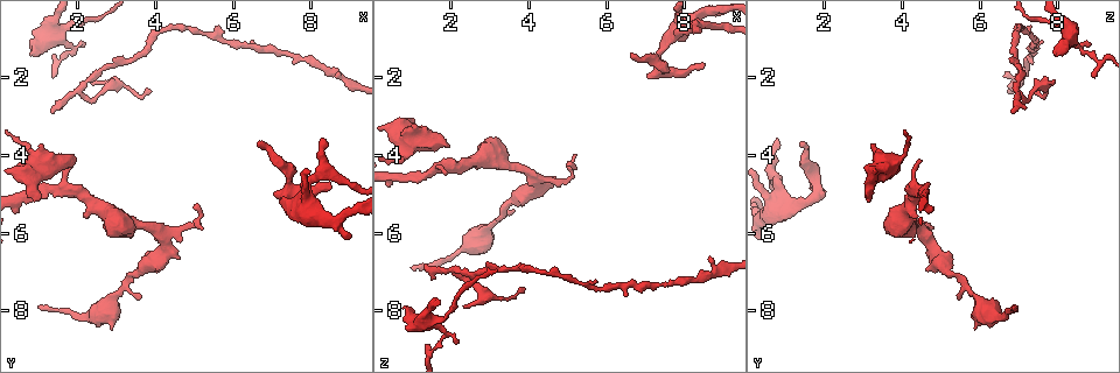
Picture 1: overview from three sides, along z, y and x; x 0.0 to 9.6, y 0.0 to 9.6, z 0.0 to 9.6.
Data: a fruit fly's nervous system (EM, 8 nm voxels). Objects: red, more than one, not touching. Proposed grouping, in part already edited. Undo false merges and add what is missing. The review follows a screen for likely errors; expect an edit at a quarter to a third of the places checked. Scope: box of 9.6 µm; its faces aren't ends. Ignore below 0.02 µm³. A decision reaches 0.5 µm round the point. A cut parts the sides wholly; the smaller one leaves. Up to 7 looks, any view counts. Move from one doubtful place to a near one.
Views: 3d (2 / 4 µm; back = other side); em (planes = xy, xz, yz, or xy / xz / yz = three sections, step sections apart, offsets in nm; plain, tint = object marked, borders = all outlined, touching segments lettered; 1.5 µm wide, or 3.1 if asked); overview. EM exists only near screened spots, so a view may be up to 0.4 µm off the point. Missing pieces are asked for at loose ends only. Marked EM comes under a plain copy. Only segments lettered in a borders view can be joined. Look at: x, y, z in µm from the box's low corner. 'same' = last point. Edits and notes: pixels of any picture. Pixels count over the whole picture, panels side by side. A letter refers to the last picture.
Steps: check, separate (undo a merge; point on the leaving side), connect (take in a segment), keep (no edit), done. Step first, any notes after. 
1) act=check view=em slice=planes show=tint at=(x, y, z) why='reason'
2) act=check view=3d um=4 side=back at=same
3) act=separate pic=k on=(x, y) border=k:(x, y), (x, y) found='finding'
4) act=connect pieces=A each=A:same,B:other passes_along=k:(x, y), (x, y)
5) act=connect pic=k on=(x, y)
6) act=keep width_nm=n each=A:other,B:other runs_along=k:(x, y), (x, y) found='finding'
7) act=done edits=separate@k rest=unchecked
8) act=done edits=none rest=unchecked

act=check view=3d um=2 side=back at=(6.55, 3.70, 1.45) why='an open end'

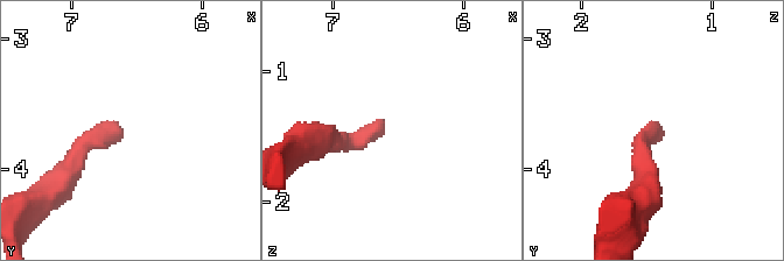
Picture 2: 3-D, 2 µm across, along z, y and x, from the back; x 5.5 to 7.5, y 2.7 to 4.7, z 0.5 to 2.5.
act=check view=em slice=planes show=borders at=(6.62, 3.70, 1.40)

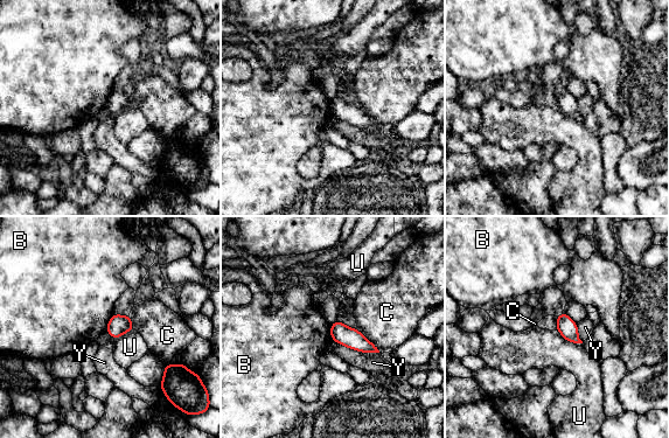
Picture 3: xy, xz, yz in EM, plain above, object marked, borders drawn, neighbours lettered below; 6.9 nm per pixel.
act=keep each=B:other,C:other,U:other,Y:other border=3:(113, 314), (105, 329) found='none of them fits'

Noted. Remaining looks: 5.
act=check view=em slice=planes show=borders at=(0.90, 5.25, 3.15) why='branch stops here'

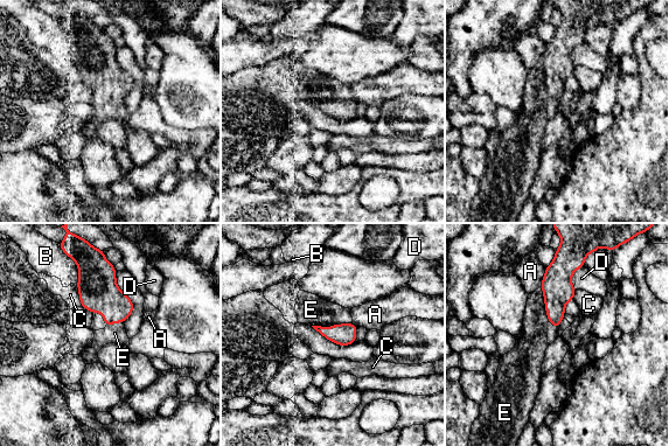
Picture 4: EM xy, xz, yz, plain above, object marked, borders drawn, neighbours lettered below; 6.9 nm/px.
act=connect pieces=E each=A:other,B:other,C:other,D:other,E:same passes_along=4:(558, 291), (545, 302), (537, 333) found='the neuron continues'

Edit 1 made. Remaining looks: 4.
act=check view=overview

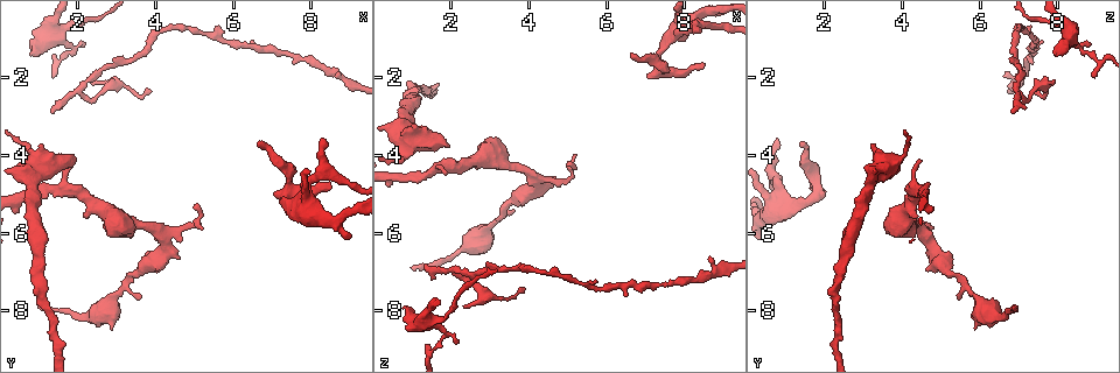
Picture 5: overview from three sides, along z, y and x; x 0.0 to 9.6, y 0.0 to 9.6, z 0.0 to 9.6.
act=check view=3d um=4 at=(0.75, 1.35, 7.90) why='an open end'

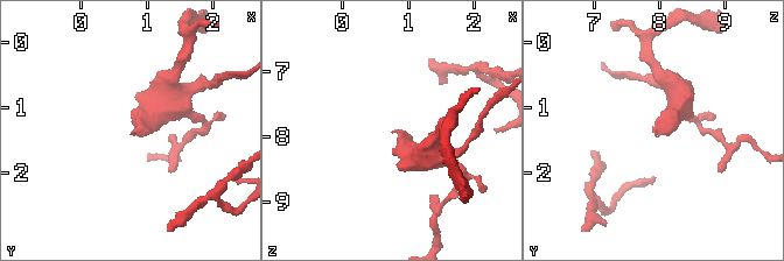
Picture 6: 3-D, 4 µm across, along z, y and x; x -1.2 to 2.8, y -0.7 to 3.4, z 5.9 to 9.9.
act=check view=em slice=planes show=borders at=(0.80, 1.35, 7.95) why='now the EM'

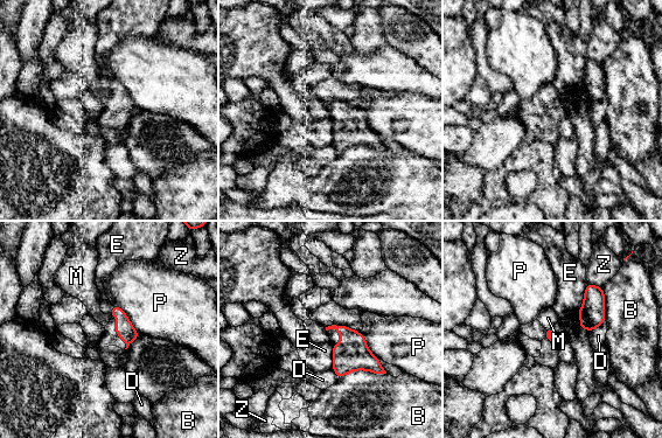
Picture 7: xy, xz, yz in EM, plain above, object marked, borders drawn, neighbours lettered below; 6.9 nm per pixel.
act=keep each=B:other,D:other,E:other,M:other,P:other,Z:other border=7:(109, 313), (111, 317) found='no lettered segment goes on from it'

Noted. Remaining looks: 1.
act=done edits=connect@4 rest=unchecked

